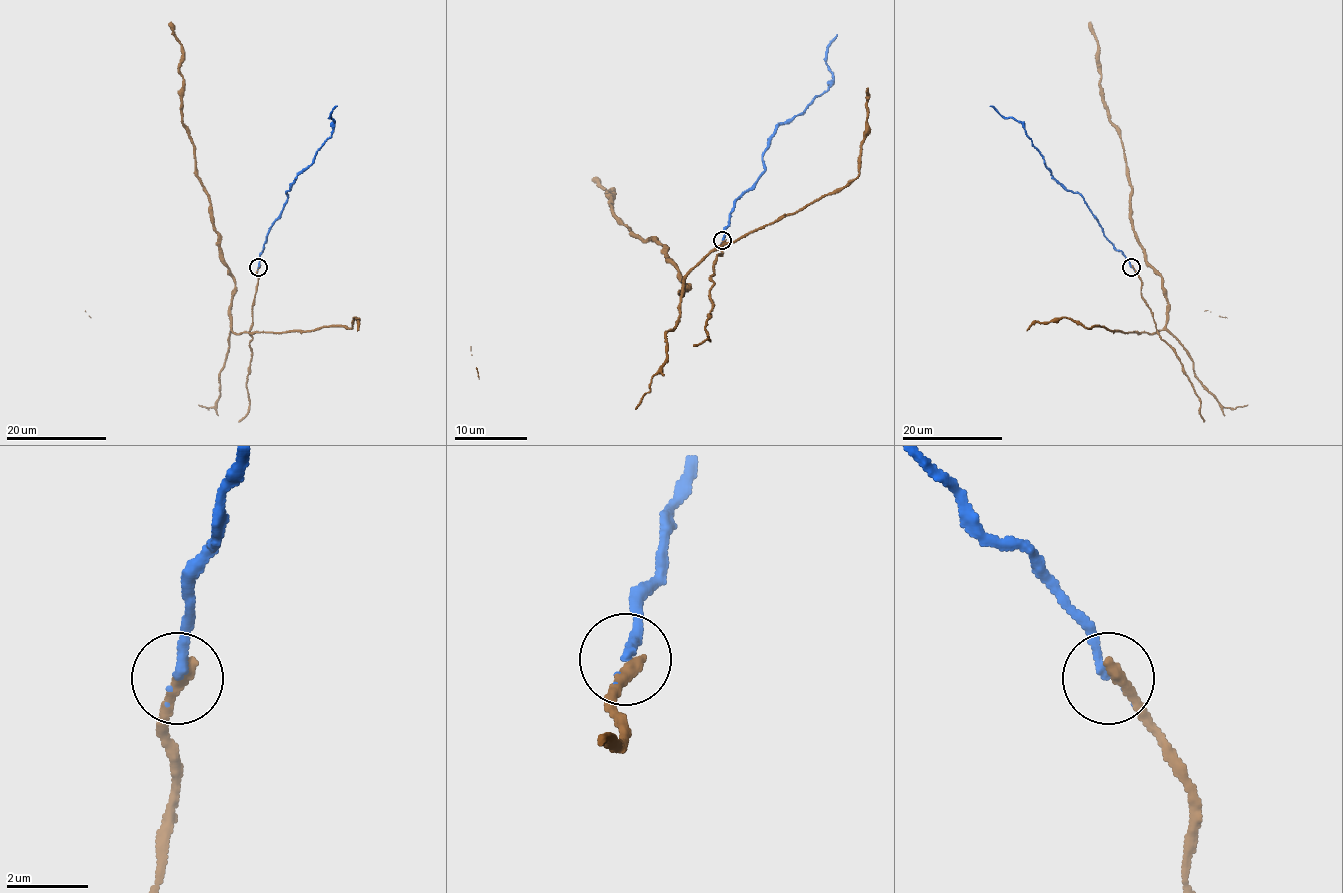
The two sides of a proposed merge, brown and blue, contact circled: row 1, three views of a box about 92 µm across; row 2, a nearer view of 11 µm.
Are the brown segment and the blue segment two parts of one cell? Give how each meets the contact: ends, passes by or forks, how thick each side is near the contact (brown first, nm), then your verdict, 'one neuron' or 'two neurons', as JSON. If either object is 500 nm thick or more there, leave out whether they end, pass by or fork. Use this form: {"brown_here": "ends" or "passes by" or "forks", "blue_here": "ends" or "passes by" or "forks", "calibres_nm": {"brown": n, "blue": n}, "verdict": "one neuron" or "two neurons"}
{"brown_here": "ends", "blue_here": "ends", "calibres_nm": {"brown": 360, "blue": 200}, "verdict": "one neuron"}

